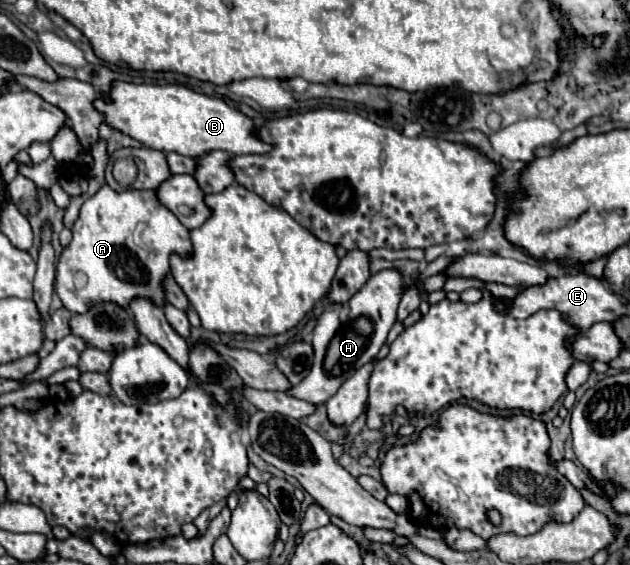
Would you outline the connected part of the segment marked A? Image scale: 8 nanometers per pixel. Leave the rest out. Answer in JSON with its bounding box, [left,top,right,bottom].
[56,185,192,313]

